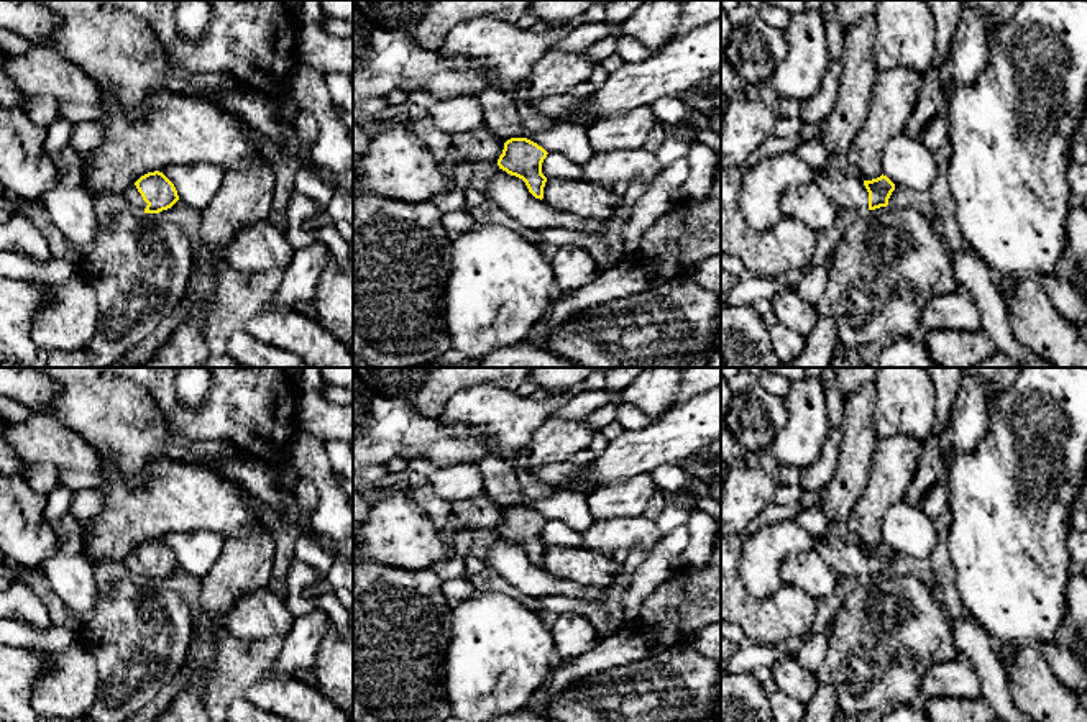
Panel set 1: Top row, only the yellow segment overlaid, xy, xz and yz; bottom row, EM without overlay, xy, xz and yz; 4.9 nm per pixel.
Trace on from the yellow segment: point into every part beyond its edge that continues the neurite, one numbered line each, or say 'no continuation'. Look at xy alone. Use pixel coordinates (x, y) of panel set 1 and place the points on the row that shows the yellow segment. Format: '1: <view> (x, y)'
1: xy (132, 199)

